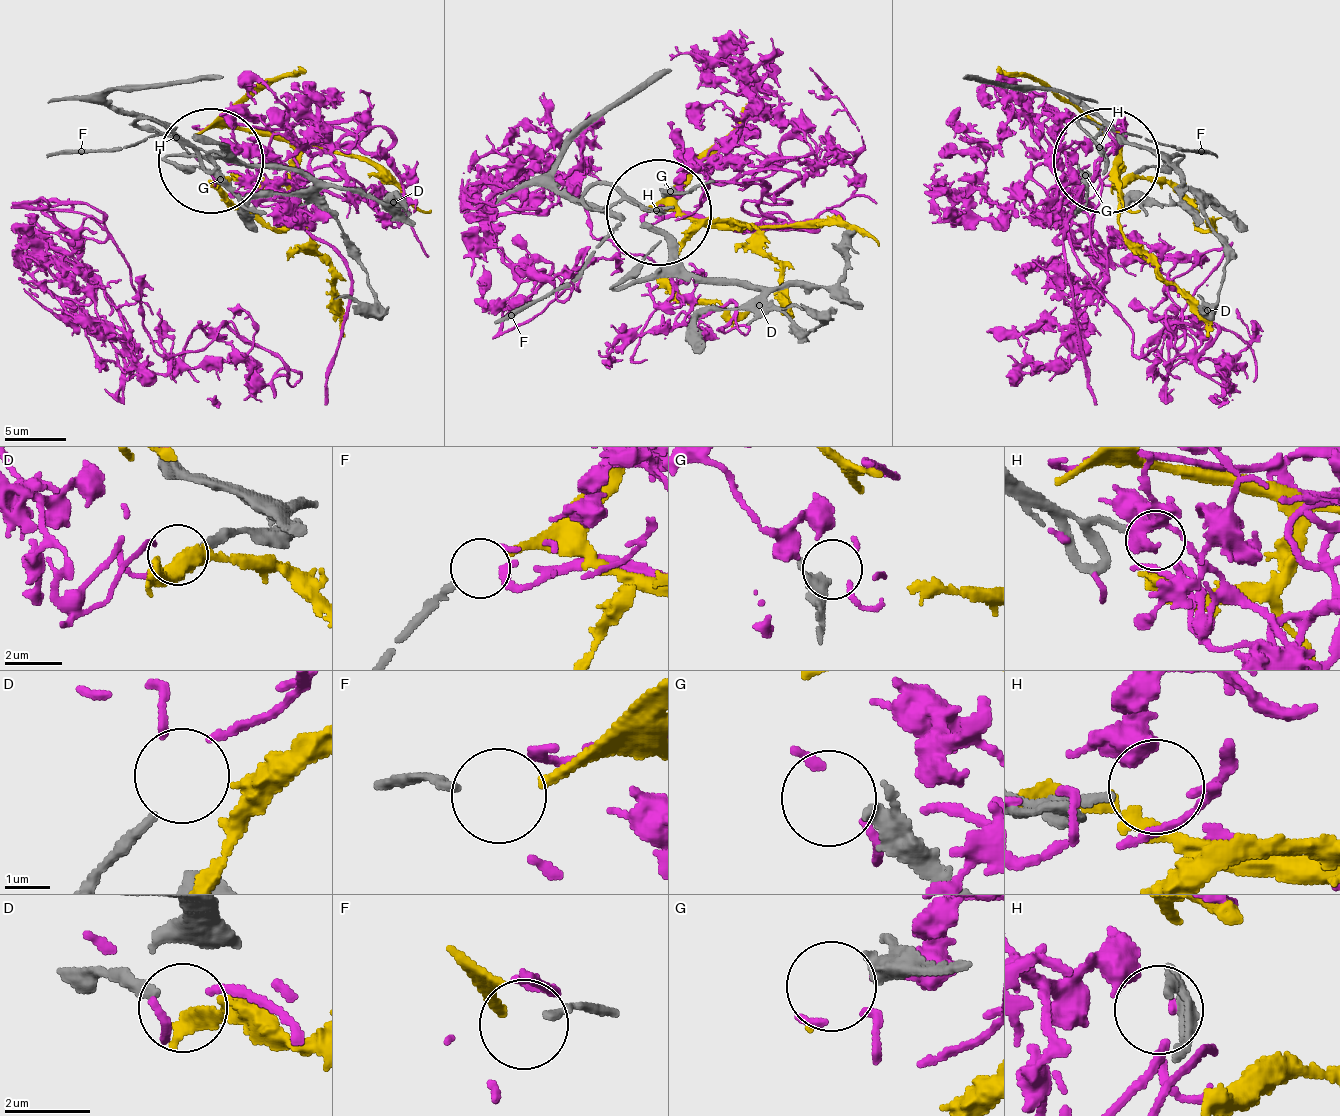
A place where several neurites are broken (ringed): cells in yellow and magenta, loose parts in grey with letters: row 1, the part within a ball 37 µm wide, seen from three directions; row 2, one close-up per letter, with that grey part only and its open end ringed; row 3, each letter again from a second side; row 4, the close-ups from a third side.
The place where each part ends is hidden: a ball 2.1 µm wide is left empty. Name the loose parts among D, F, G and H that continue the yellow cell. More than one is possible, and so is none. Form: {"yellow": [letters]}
{"yellow": ["F"]}

